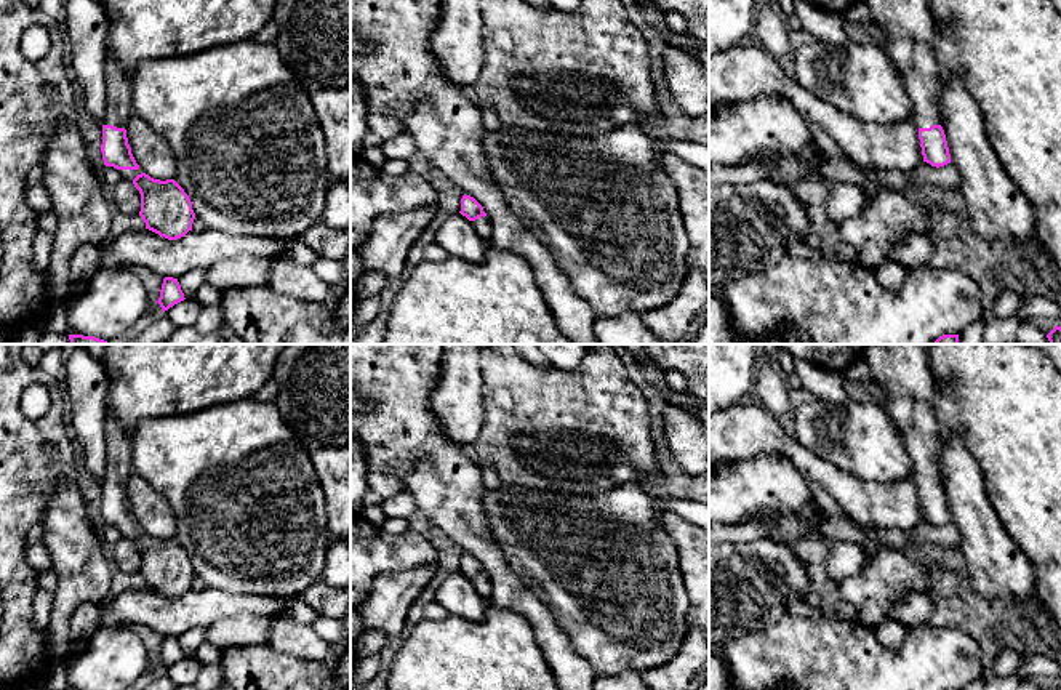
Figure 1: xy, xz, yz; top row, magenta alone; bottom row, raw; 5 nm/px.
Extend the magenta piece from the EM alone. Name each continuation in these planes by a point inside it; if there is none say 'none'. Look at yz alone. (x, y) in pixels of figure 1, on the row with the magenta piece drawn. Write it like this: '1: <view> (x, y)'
1: yz (906, 26)

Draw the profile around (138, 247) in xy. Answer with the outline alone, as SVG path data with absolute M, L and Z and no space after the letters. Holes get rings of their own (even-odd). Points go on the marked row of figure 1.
M131 229L104 247L120 266L141 266L165 277L179 279L192 269L208 269L235 256L277 258L285 240L258 235L229 235L213 229L189 231L168 240L149 229Z

